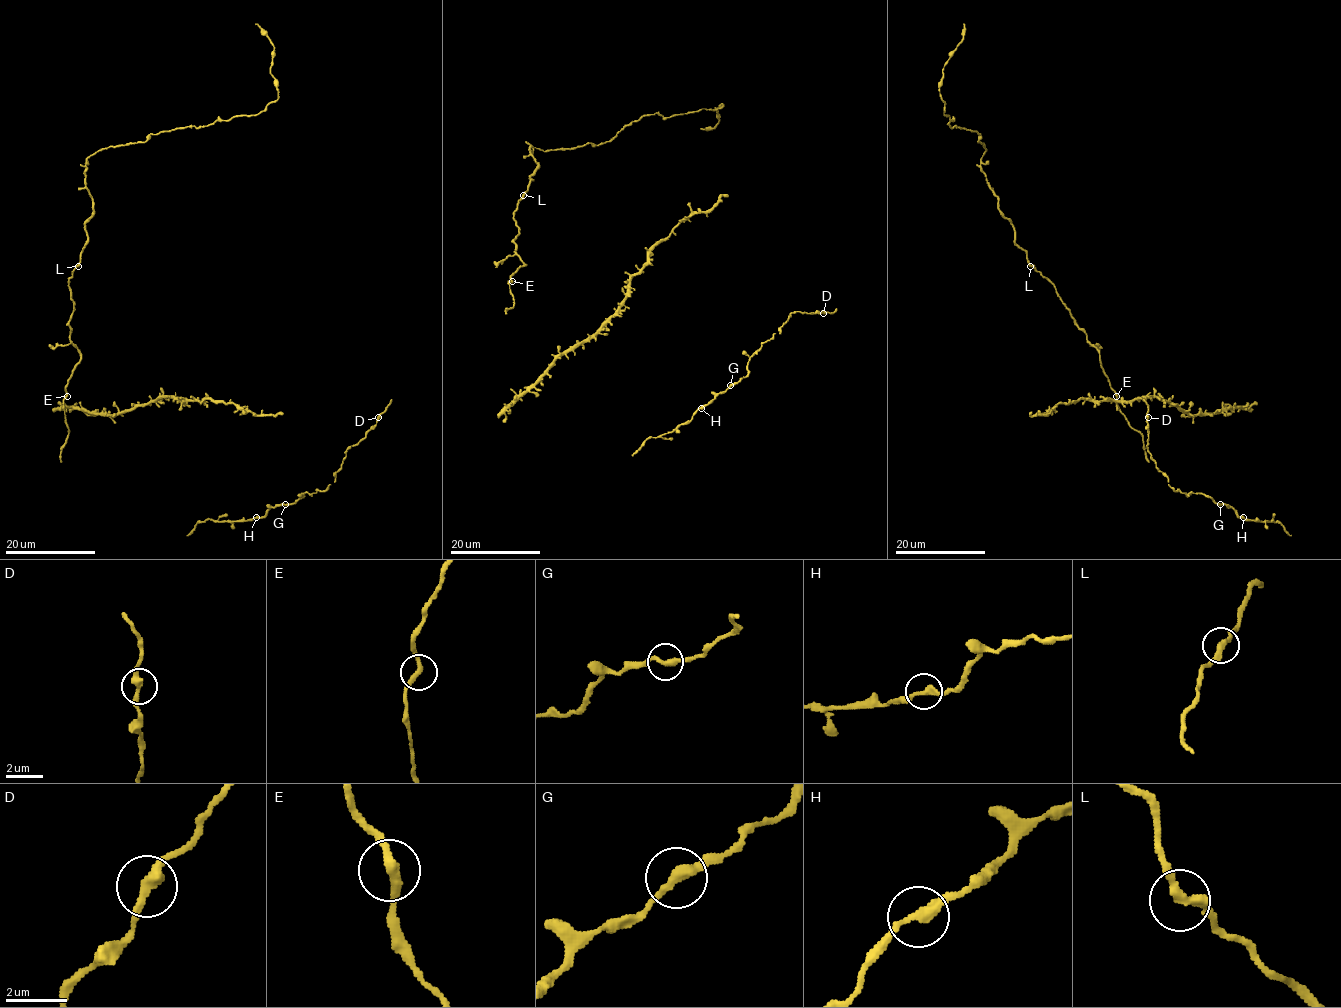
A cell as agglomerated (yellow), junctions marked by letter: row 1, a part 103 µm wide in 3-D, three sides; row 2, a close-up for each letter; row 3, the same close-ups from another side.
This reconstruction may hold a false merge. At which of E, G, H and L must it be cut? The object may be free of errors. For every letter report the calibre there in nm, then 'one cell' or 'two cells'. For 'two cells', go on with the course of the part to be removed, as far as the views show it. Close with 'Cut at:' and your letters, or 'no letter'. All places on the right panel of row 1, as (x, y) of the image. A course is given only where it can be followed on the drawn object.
E: calibre 280 nm; one cell
G: calibre 300 nm; one cell
H: calibre 300 nm; one cell
L: calibre 300 nm; one cell
Cut at: no letter

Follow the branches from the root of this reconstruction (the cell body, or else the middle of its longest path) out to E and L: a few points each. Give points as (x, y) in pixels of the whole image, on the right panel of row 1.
E: (1142, 433), (1130, 425), (1119, 409), (1116, 396)
L: (1142, 433), (1132, 428), (1120, 412), (1115, 391), (1099, 360), (1099, 352), (1086, 339), (1055, 286), (1030, 266)

